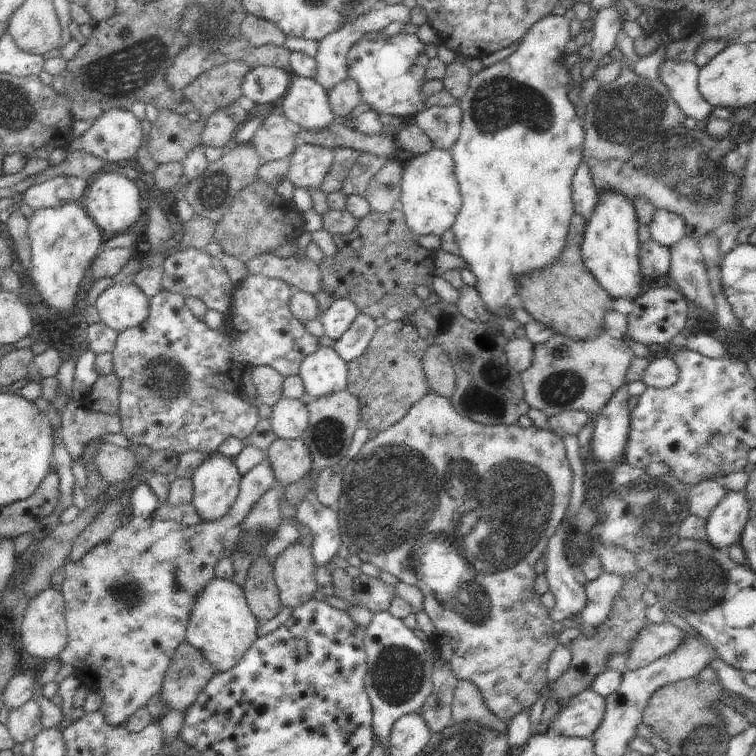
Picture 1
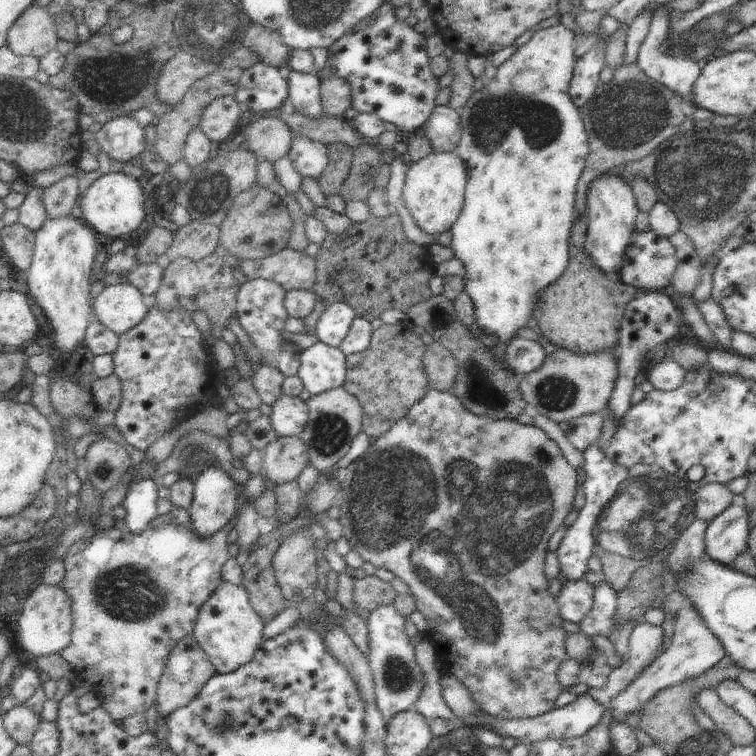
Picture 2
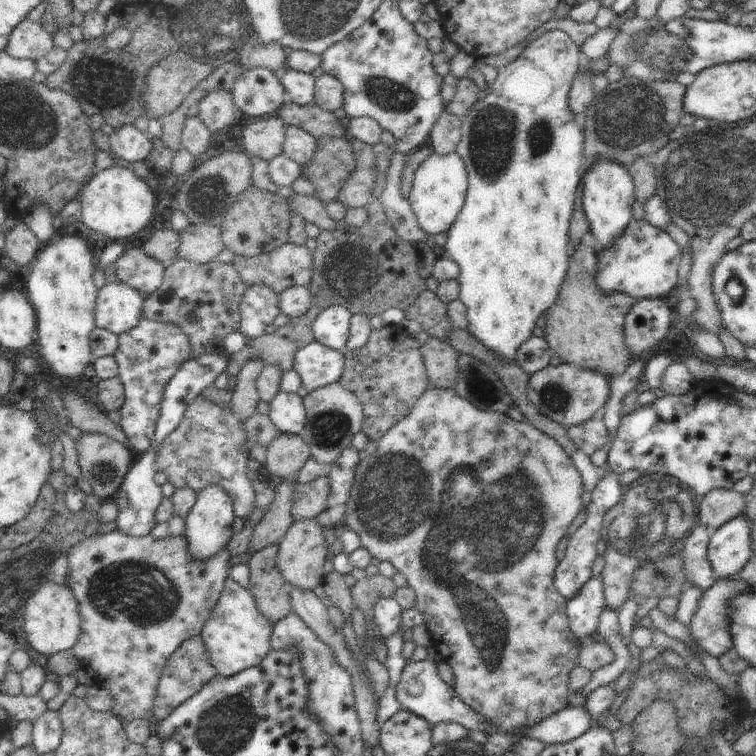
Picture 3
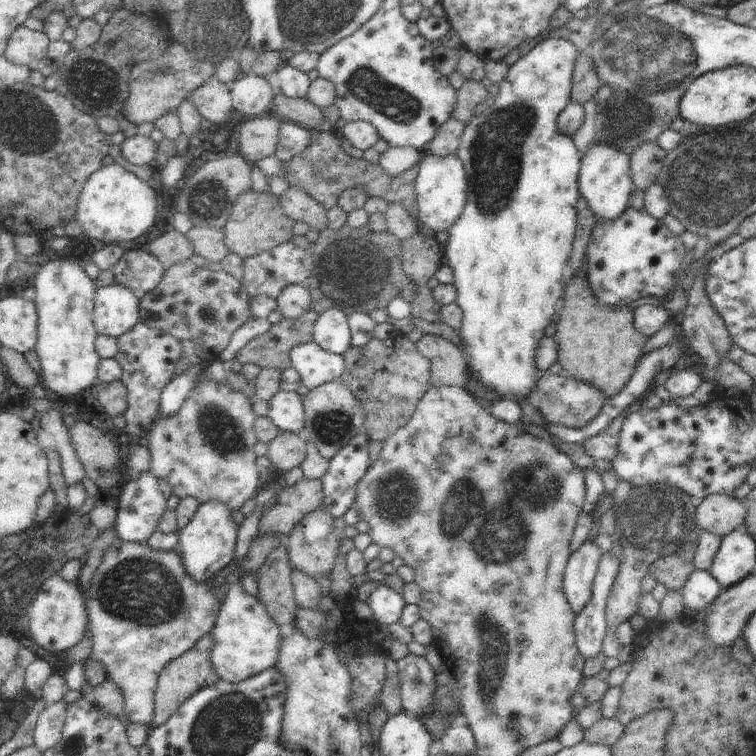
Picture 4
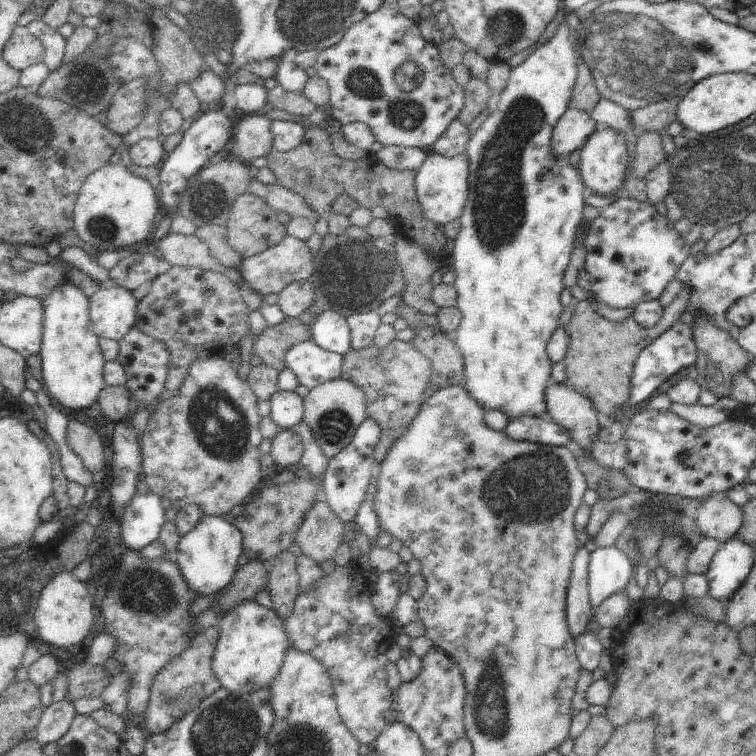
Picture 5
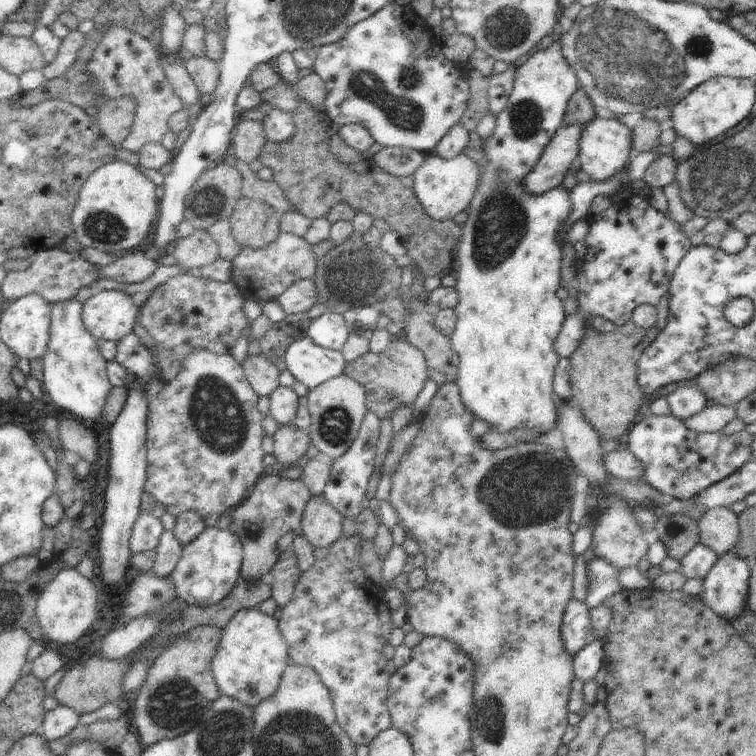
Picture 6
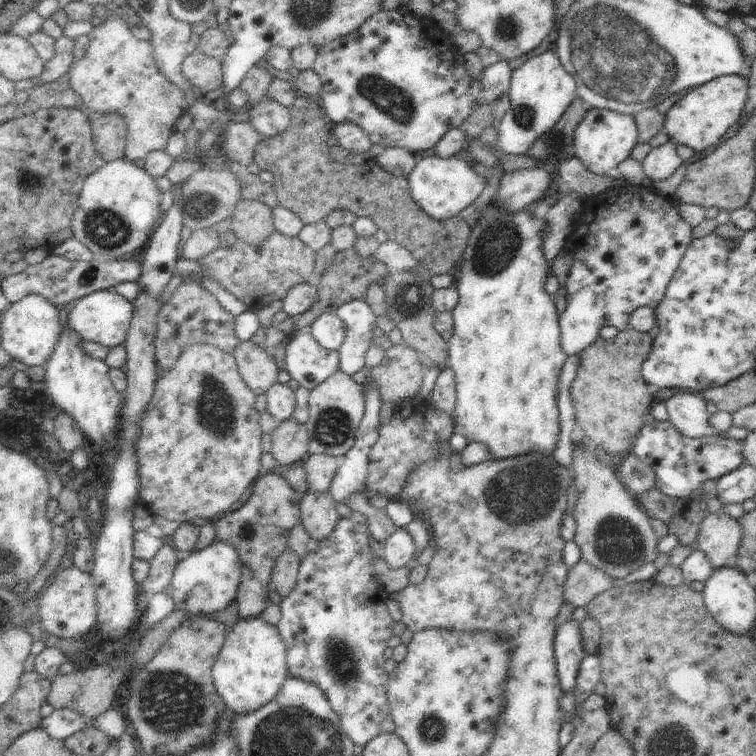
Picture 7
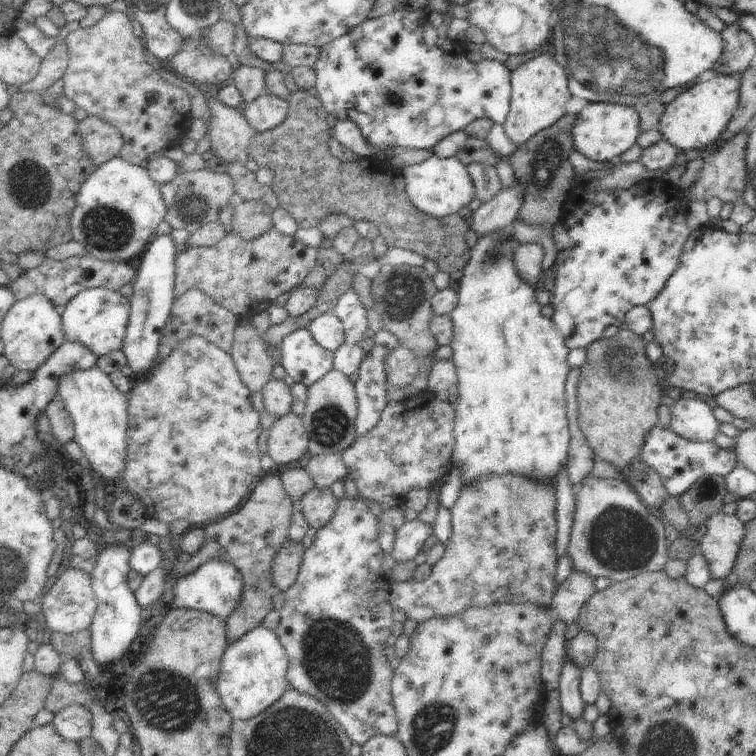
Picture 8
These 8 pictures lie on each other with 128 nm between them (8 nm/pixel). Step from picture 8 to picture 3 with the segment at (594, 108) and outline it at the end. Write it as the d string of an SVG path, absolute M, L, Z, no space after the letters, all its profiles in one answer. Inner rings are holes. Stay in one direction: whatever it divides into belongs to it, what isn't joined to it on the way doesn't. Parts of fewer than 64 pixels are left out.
M602 159L594 163L581 180L583 207L591 224L591 232L599 240L601 250L613 245L613 242L624 232L626 225L633 219L632 203L635 198L633 175L622 163Z

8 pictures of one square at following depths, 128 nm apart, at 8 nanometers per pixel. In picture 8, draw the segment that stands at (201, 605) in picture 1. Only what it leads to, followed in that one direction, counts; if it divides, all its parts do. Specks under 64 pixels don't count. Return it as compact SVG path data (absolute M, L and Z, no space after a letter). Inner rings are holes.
M262 625L227 646L221 660L217 691L233 720L250 720L278 702L289 687L285 677L288 665L287 652L277 634Z

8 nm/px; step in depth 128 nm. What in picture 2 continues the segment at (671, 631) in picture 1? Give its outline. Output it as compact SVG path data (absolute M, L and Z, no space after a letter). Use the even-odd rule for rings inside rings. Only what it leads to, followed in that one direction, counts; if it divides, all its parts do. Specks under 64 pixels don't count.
M639 622L630 634L629 654L625 656L622 664L613 669L602 687L586 688L586 692L596 699L596 702L607 707L644 668L664 652L670 640L670 631L666 627Z

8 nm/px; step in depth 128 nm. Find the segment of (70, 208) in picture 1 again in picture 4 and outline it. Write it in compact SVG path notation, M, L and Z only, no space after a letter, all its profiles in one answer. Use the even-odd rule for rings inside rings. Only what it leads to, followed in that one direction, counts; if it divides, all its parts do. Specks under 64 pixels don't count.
M76 258L53 260L41 265L34 286L37 297L38 338L33 348L41 364L39 383L62 398L70 398L94 388L97 368L102 360L95 347L98 331L93 323L97 287Z

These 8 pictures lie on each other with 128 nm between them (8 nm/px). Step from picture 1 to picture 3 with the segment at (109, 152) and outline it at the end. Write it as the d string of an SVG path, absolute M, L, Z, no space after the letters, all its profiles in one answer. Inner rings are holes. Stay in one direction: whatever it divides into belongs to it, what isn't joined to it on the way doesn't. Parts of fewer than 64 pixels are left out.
M134 125L116 128L109 141L111 152L128 162L146 162L148 154L152 152L149 134L138 130Z

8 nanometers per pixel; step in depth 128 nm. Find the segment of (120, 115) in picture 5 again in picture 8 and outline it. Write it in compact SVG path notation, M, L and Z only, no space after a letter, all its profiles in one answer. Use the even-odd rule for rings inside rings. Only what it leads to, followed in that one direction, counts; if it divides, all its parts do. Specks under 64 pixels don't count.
M86 117L78 123L84 150L97 168L119 154L123 145L120 133L98 117Z

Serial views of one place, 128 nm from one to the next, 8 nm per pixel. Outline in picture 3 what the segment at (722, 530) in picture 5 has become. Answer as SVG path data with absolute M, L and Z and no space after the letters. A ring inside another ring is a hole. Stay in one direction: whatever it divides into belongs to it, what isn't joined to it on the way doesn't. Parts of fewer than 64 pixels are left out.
M712 489L703 497L702 501L697 504L698 520L700 520L700 525L710 529L711 534L745 512L746 496L733 489Z

